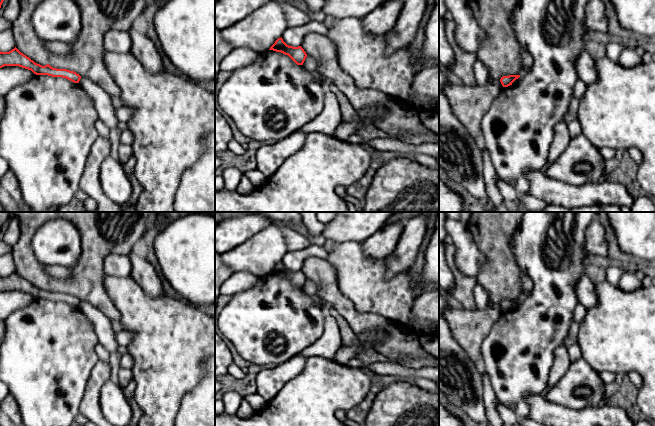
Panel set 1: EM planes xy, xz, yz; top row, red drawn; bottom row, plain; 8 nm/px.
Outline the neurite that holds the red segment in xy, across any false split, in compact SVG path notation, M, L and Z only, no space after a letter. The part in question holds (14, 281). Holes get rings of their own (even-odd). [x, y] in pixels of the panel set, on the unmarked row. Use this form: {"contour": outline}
{"contour": "M16 271L9 276L0 275L0 292L4 290L19 290L31 294L36 299L66 302L74 307L79 307L81 300L74 295L57 293L49 288L42 290L21 277Z"}

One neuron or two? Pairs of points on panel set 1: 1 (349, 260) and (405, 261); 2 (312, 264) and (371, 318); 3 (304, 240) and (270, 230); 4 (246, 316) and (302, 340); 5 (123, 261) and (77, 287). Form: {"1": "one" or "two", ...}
{"1": "two", "2": "one", "3": "two", "4": "one", "5": "two"}

